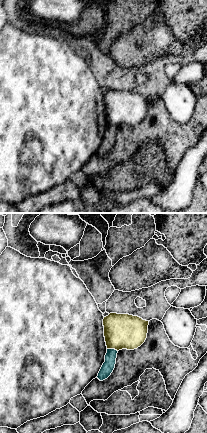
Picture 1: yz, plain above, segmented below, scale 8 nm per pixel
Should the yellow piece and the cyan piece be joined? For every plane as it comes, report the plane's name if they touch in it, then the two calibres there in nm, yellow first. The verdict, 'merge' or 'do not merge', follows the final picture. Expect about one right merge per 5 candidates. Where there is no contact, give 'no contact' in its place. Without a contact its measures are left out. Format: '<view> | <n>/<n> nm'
yz | 280/100 nm

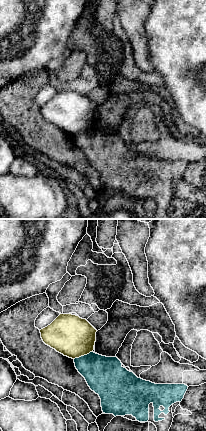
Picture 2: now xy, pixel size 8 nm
xy | 320/300 nm

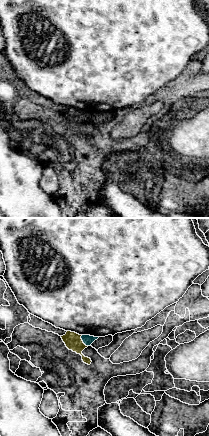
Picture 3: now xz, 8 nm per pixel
xz | 140/80 nm

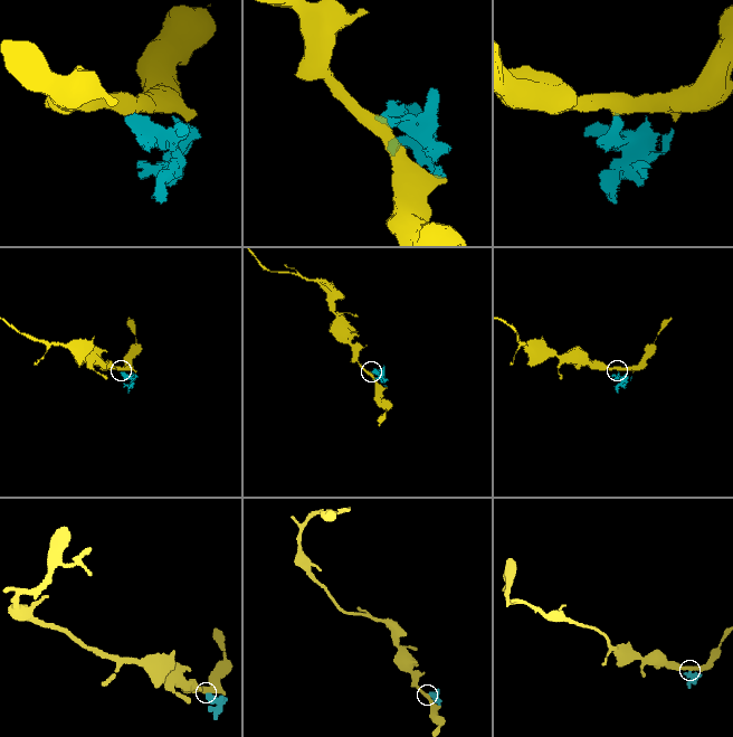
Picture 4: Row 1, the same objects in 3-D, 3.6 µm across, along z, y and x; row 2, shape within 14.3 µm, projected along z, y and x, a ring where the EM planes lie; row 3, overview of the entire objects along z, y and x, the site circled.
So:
do not merge

